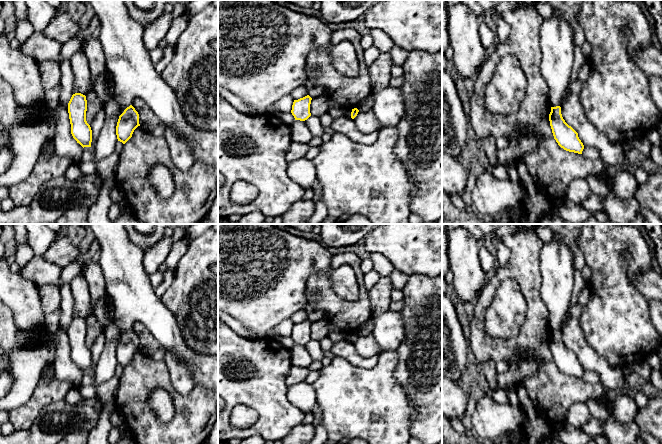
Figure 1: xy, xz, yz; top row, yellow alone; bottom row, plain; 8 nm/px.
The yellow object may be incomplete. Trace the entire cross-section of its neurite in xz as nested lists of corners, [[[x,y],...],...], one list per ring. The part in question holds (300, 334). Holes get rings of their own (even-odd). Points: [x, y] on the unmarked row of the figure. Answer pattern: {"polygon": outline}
{"polygon": [[[309,319],[298,324],[294,324],[291,337],[294,340],[295,344],[305,345],[311,340],[311,324],[312,322]]]}

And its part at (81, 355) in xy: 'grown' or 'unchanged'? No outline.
unchanged

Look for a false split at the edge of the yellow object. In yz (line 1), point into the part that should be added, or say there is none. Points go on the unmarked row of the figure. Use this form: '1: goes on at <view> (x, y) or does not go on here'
1: does not go on here

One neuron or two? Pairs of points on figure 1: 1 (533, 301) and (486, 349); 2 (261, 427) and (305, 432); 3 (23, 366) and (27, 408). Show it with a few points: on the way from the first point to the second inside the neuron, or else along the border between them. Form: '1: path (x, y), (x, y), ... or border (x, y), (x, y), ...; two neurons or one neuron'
1: path (533, 319), (533, 326), (515, 344), (504, 348); one neuron
2: border (300, 422), (286, 433); two neurons
3: border (38, 381), (31, 397), (22, 405), (10, 411); two neurons

